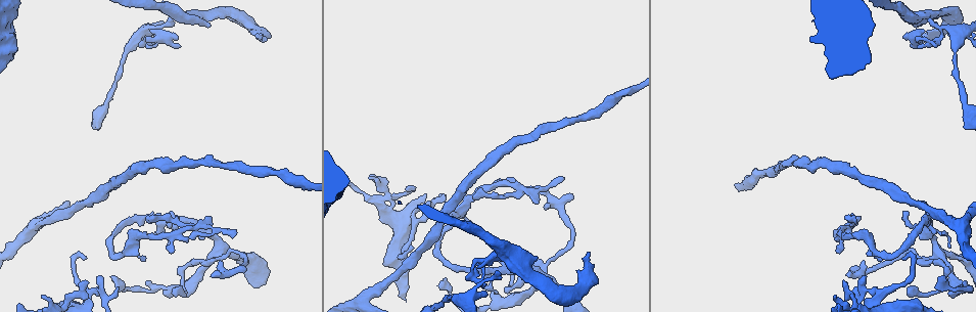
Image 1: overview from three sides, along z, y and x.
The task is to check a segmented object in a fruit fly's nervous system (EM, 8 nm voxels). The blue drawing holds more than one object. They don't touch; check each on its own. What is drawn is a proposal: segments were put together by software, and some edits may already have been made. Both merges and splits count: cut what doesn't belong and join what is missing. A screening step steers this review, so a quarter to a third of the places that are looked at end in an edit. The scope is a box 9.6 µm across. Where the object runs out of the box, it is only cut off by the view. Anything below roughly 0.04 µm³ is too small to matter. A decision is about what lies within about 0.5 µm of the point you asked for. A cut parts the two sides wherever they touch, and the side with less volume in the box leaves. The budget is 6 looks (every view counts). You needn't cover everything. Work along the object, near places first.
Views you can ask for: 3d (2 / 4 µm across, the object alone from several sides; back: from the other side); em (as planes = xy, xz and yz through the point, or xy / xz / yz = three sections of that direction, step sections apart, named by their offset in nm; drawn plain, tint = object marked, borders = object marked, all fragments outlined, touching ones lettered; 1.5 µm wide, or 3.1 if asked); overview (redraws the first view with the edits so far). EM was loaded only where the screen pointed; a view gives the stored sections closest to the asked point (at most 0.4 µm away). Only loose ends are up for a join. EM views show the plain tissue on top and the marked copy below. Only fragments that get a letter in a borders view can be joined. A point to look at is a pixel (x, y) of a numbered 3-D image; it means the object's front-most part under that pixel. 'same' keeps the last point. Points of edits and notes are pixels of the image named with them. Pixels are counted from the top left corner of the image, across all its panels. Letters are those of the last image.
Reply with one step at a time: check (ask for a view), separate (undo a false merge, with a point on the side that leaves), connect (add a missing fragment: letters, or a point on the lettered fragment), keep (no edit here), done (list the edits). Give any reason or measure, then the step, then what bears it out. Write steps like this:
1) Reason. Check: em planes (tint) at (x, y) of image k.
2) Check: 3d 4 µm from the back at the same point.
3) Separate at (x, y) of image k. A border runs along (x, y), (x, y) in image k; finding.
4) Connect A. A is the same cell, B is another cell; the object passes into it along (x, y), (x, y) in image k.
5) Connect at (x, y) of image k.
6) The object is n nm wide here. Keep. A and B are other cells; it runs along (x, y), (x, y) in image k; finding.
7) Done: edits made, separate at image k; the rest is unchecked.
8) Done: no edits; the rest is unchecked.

Thin end. Check: 3d 2 µm at (906, 213) of image 1.

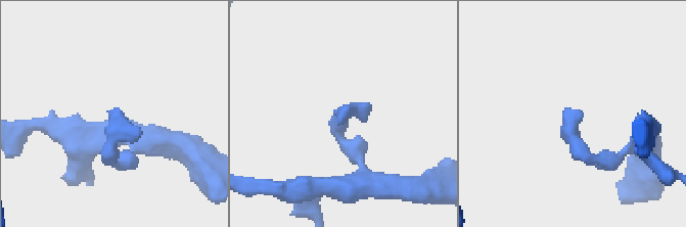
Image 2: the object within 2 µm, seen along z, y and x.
Shape alone is not enough. Check: em planes (borders) at (579, 110) of image 2.

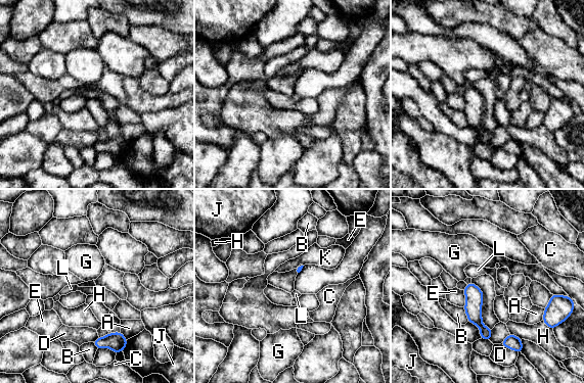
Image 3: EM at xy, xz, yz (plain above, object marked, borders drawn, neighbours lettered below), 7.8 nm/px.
Keep. A, B, C, D, E, G, H, J, K and L are other cells; it runs along (470, 285), (474, 315), (487, 337) in image 3; no lettered fragment goes on from it.

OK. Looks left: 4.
Branch point. Check: 3d 2 µm from the back at (363, 304) of image 1.

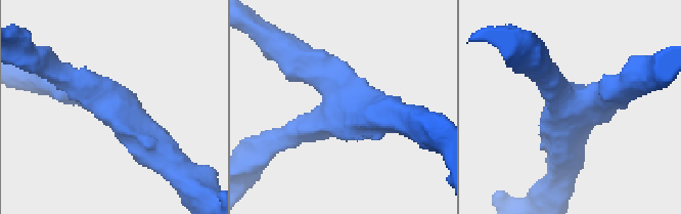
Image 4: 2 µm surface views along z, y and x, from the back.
Check: em xz step 4 (tint) at (578, 106) of image 4.

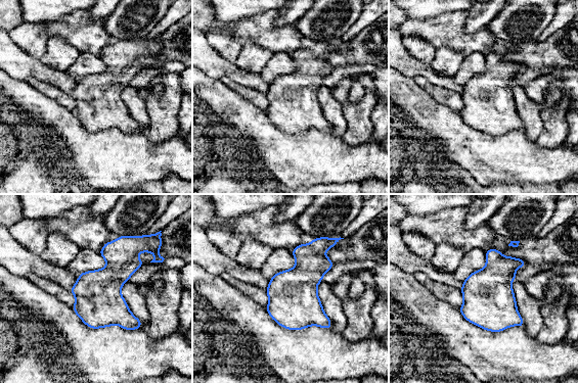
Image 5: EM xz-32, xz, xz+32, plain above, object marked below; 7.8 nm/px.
Cut it another way. Check: em planes (borders) at the same point.

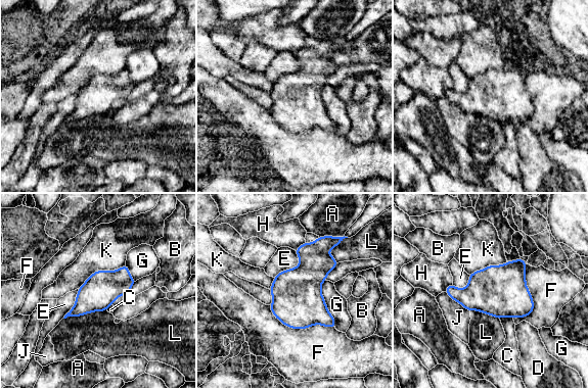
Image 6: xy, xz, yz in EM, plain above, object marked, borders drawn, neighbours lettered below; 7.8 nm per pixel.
Keep. A, B, C, D, E, F, G, H, J, K and L are other cells; a border runs along (512, 318), (502, 317), (500, 319) in image 6; continuous, no second cell.

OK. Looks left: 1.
Done: no edits; the rest is unchecked.

